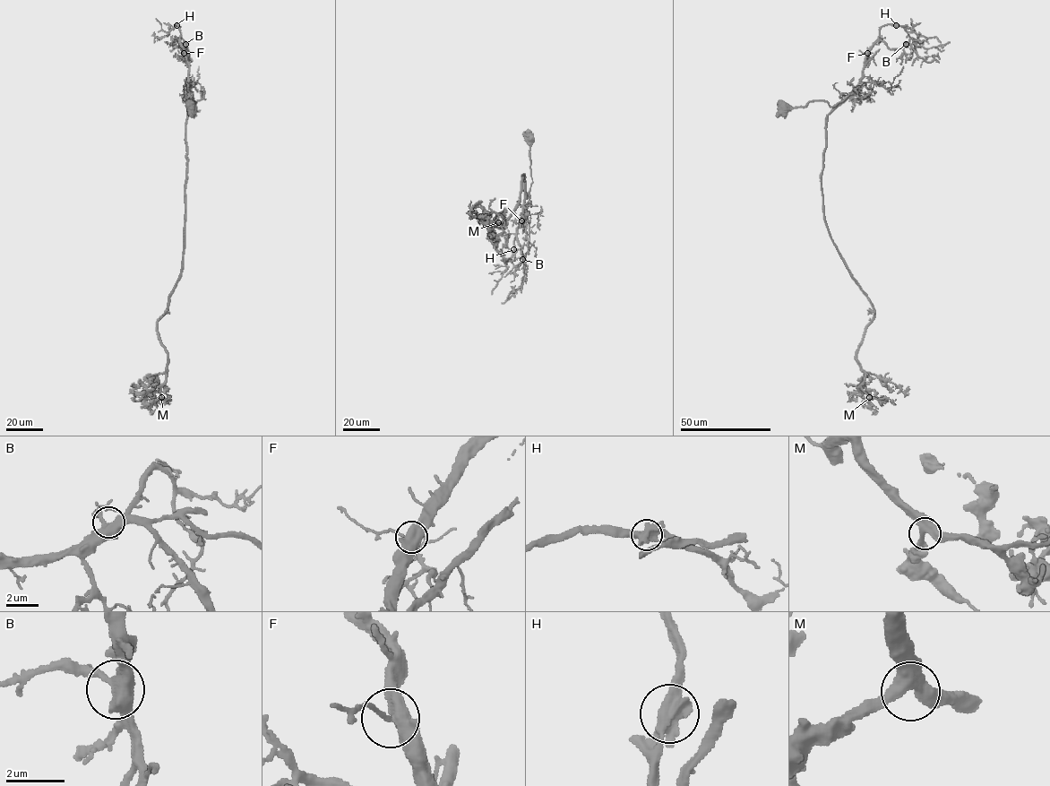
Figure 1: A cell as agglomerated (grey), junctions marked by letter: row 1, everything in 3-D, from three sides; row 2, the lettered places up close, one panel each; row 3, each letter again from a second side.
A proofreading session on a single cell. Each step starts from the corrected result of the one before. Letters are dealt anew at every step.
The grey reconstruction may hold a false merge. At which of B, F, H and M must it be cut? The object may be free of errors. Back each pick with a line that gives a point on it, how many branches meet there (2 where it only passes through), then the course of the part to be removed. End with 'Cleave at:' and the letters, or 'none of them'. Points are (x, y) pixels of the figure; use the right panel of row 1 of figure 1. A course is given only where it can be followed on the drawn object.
Cleave at: none of them

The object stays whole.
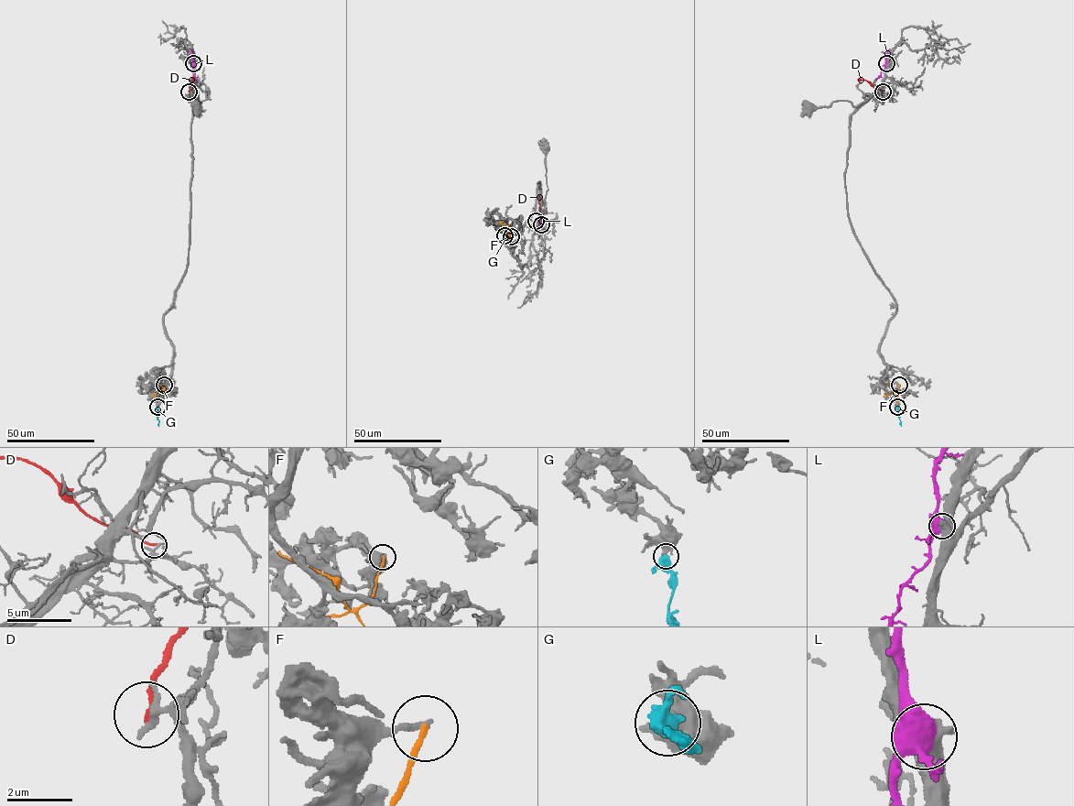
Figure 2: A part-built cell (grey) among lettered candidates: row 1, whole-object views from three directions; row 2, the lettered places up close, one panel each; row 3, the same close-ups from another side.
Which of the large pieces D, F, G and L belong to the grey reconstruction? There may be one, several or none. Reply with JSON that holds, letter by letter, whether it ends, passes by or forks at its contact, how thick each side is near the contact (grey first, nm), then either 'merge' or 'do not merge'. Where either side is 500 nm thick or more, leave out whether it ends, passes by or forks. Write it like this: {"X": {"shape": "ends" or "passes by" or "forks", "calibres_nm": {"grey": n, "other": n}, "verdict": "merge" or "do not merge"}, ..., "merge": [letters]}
{"D": {"shape": "ends", "calibres_nm": {"grey": 260, "other": 170}, "verdict": "do not merge"}, "F": {"shape": "ends", "calibres_nm": {"grey": 200, "other": 180}, "verdict": "do not merge"}, "G": {"shape": "passes by", "calibres_nm": {"grey": 360, "other": 400}, "verdict": "do not merge"}, "L": {"calibres_nm": {"grey": 650, "other": 500}, "verdict": "do not merge"}, "merge": []}

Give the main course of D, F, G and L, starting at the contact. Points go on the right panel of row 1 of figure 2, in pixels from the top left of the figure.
D: (883, 92), (865, 80), (858, 80)
F: (899, 385), (895, 391), (884, 384)
G: (897, 407), (901, 426)
L: (886, 63), (875, 80)

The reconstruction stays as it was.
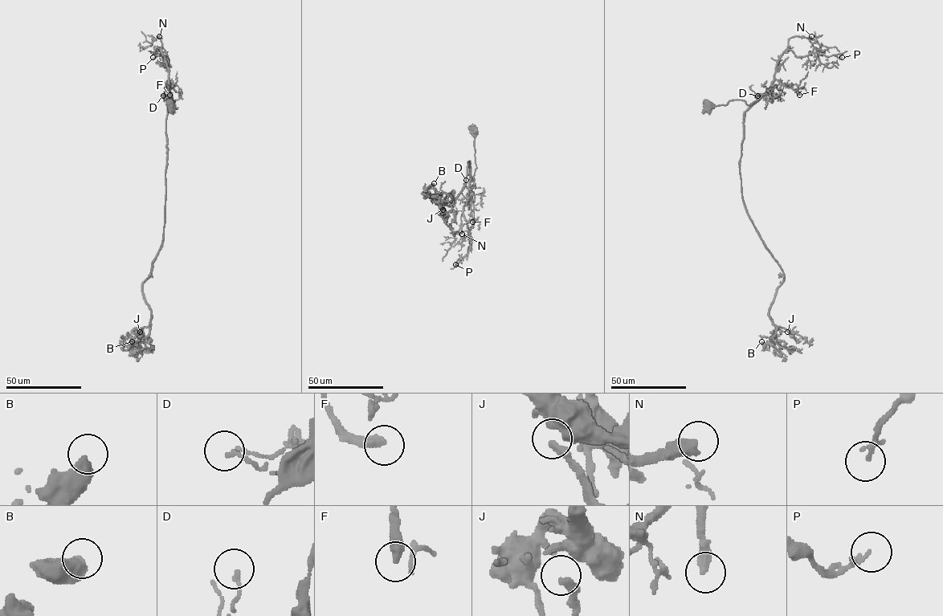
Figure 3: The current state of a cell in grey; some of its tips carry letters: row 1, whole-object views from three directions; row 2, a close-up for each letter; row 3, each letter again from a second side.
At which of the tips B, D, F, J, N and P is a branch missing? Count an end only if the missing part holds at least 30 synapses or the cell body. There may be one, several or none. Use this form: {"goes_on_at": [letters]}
{"goes_on_at": ["N"]}

